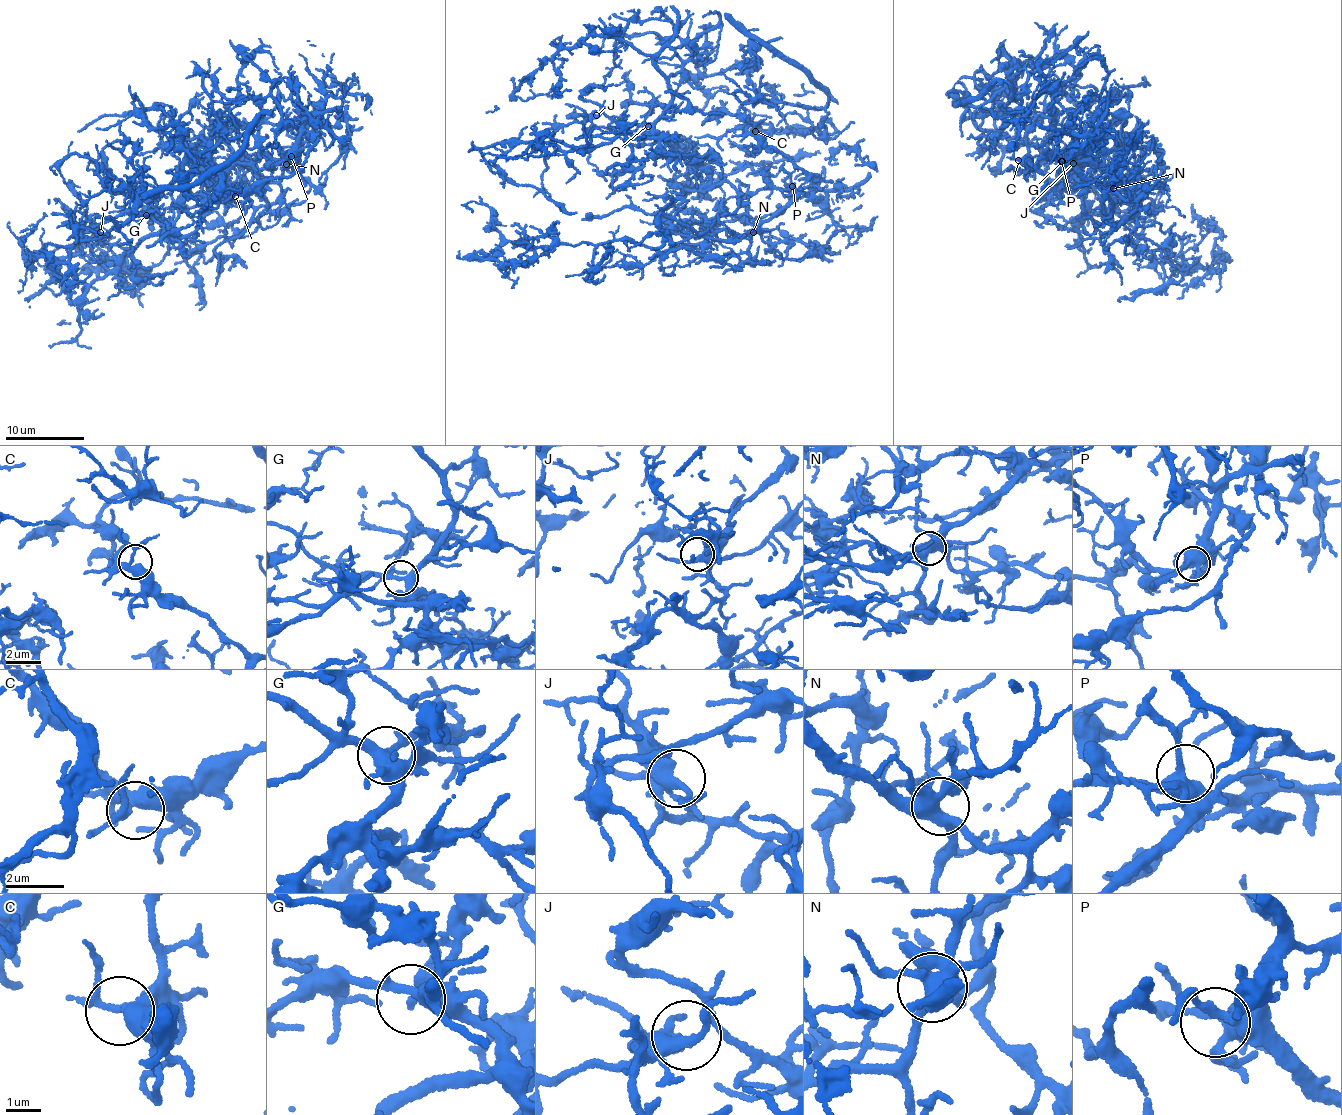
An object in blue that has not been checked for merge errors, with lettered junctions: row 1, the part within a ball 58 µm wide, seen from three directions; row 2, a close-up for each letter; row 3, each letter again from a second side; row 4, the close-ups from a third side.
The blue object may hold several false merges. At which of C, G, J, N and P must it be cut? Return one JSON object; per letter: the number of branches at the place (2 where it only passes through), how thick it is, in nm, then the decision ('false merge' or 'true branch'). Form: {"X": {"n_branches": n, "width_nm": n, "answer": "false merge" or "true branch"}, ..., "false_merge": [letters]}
{"C": {"n_branches": 4, "width_nm": 280, "answer": "true branch"}, "G": {"n_branches": 4, "width_nm": 360, "answer": "true branch"}, "J": {"n_branches": 3, "width_nm": 300, "answer": "true branch"}, "N": {"n_branches": 7, "width_nm": 480, "answer": "true branch"}, "P": {"n_branches": 6, "width_nm": 400, "answer": "true branch"}, "false_merge": []}

